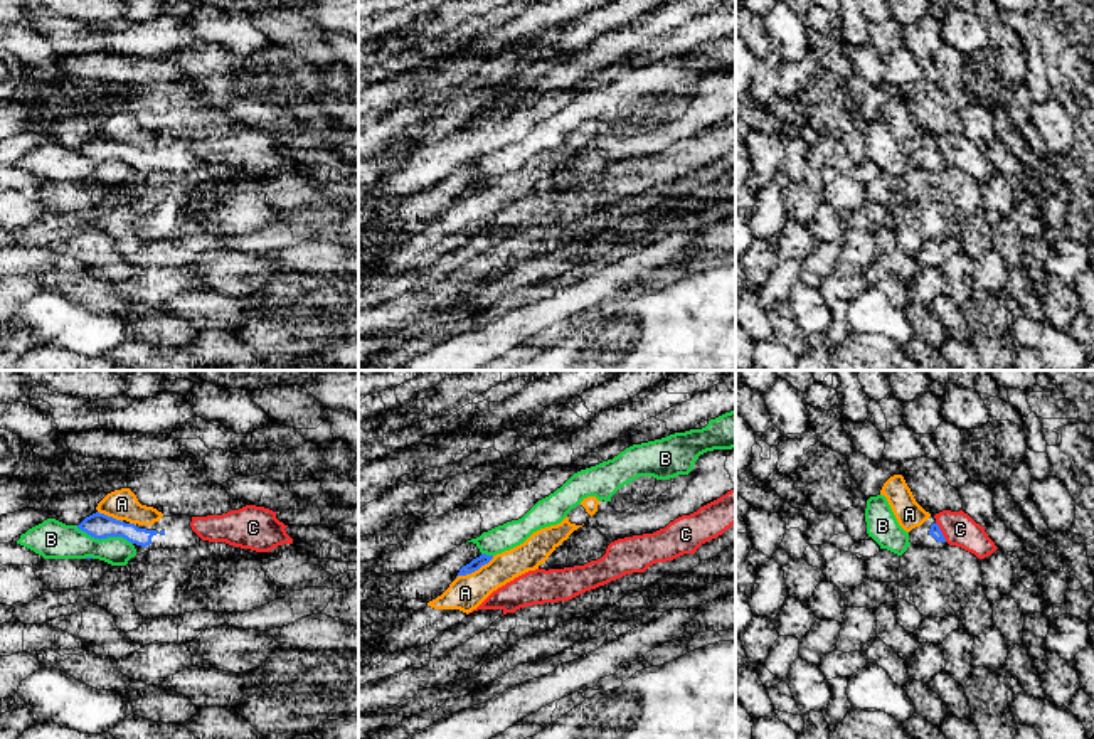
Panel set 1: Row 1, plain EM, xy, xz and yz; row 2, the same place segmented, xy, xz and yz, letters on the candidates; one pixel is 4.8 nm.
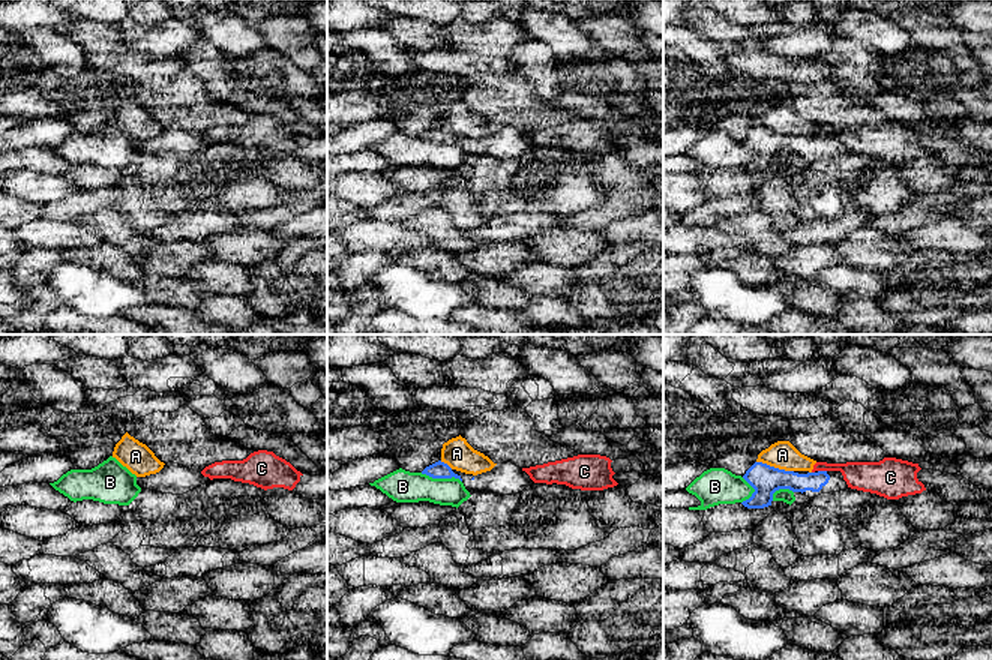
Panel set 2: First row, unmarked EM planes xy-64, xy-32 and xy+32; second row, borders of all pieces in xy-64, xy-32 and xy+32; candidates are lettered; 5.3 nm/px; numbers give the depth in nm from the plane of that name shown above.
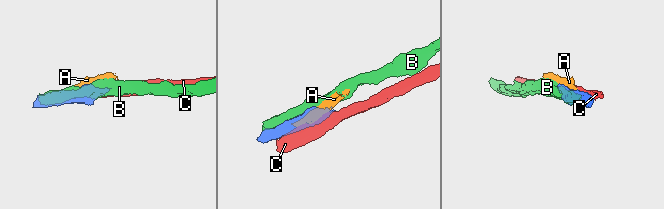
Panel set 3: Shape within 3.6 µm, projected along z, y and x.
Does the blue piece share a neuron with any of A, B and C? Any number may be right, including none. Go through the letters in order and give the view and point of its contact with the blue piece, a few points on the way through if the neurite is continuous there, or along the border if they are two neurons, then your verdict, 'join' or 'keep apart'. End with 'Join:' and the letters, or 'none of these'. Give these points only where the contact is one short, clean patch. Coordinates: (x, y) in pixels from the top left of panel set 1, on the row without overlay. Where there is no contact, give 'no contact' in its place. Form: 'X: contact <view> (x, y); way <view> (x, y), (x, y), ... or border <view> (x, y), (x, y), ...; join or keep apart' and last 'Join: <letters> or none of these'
A: contact xz (475, 192); keep apart
B: contact xy (105, 160); keep apart
C: contact yz (941, 155); keep apart
Join: none of these

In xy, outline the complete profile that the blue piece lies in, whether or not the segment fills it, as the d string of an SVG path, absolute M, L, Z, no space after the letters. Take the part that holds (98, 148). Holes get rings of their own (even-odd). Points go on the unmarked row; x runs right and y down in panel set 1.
M104 136L86 140L77 152L94 162L123 160L141 177L151 172L189 172L202 162L190 150L192 140L172 138L162 140L153 148L135 148L126 143L116 143Z

